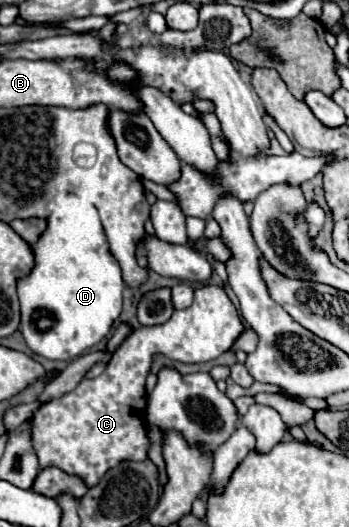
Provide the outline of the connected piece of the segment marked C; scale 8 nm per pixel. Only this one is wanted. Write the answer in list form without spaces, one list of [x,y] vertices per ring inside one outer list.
[[[205,283],[195,289],[195,301],[189,309],[175,311],[175,315],[165,323],[165,325],[155,325],[155,327],[139,327],[135,329],[113,353],[109,365],[105,371],[95,377],[95,379],[83,379],[71,393],[53,399],[49,403],[43,403],[43,407],[33,415],[33,447],[39,457],[39,467],[49,467],[55,465],[61,471],[69,475],[79,475],[85,479],[87,487],[93,487],[99,483],[99,479],[105,475],[109,467],[115,467],[123,459],[145,459],[149,441],[145,435],[145,405],[147,405],[147,395],[145,395],[145,377],[151,367],[151,355],[161,353],[171,361],[179,363],[201,363],[201,361],[211,361],[223,355],[233,347],[237,337],[245,331],[243,319],[229,299],[227,291],[223,285],[213,285]]]

